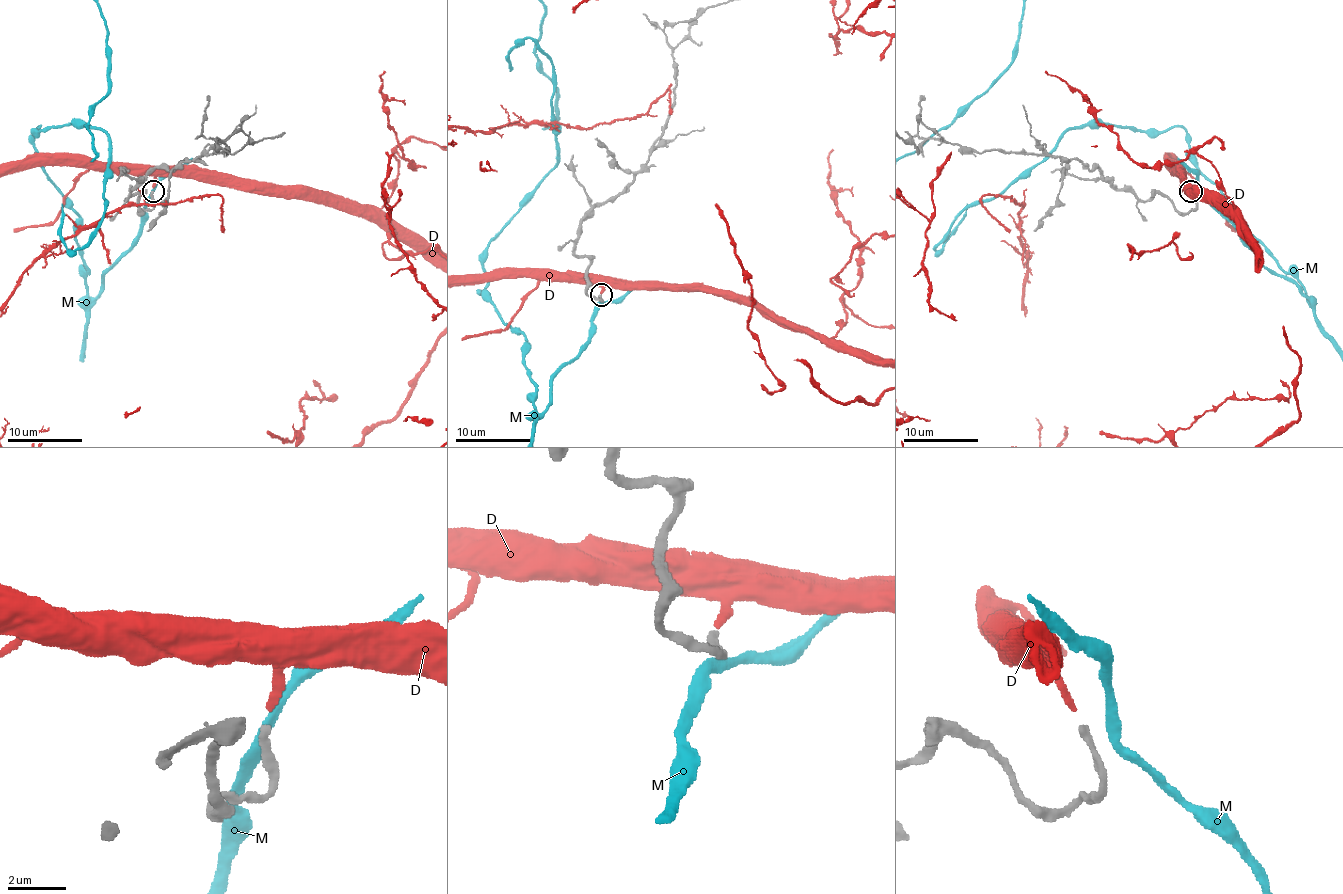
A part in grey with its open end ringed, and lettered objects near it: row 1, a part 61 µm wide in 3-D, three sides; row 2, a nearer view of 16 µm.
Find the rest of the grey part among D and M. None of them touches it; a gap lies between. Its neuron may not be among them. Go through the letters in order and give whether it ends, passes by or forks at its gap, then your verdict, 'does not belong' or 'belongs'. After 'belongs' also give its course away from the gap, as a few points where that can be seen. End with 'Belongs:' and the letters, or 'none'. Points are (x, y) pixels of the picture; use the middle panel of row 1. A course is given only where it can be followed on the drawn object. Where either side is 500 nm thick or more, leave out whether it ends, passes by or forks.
D: it ends there; belongs
M: it passes by; does not belong
Belongs: D

